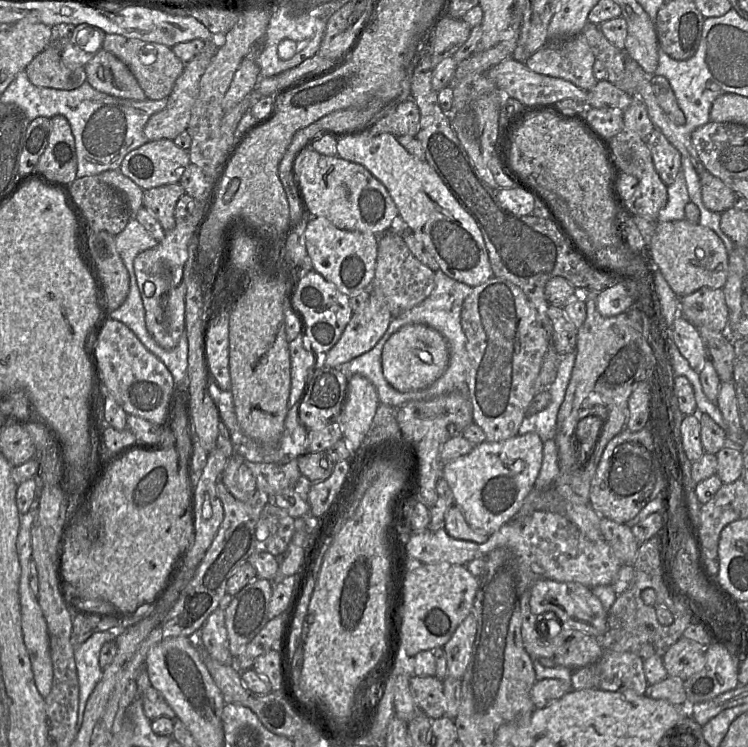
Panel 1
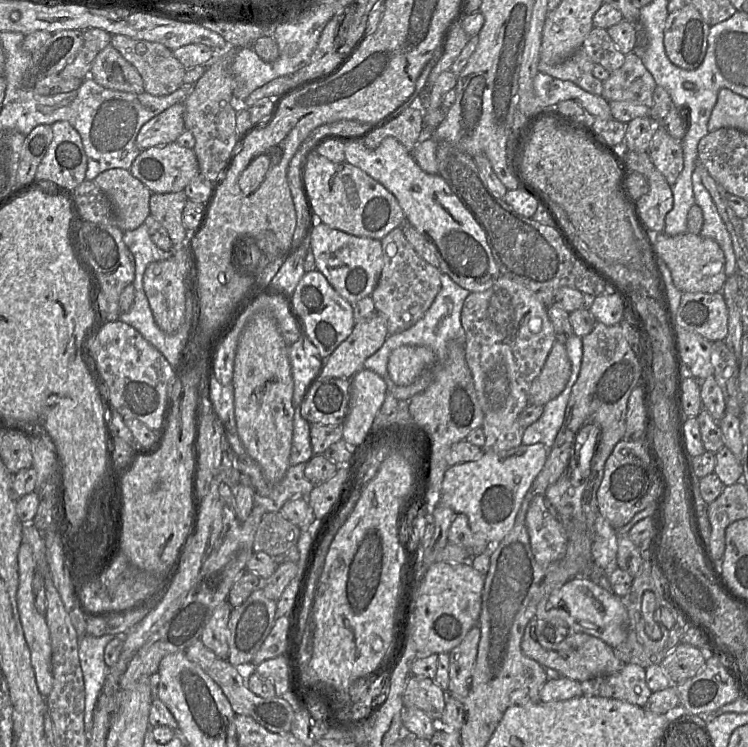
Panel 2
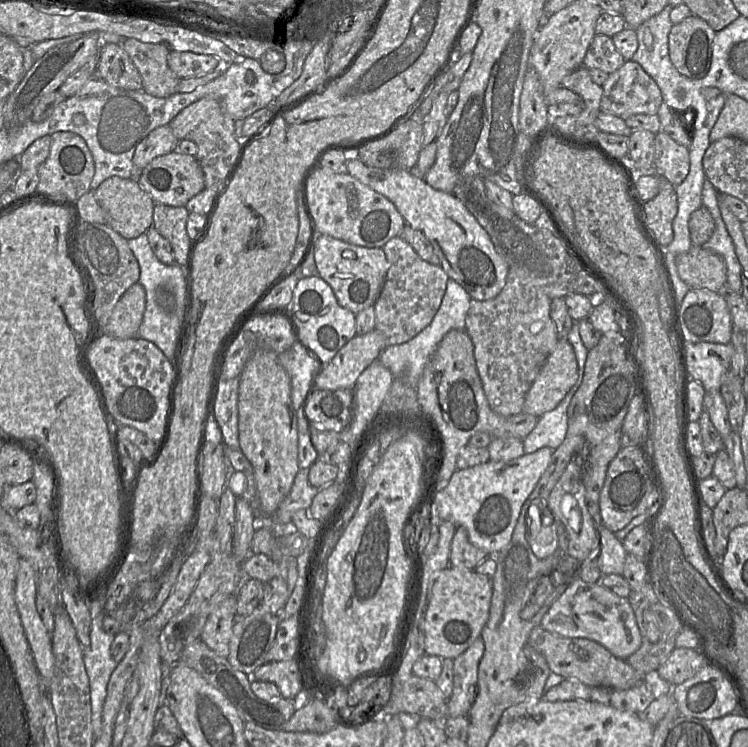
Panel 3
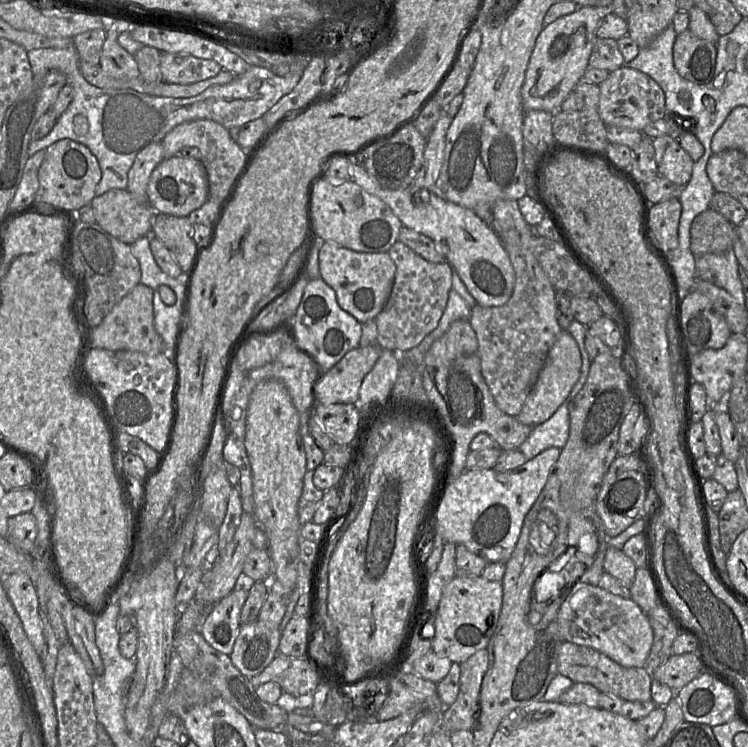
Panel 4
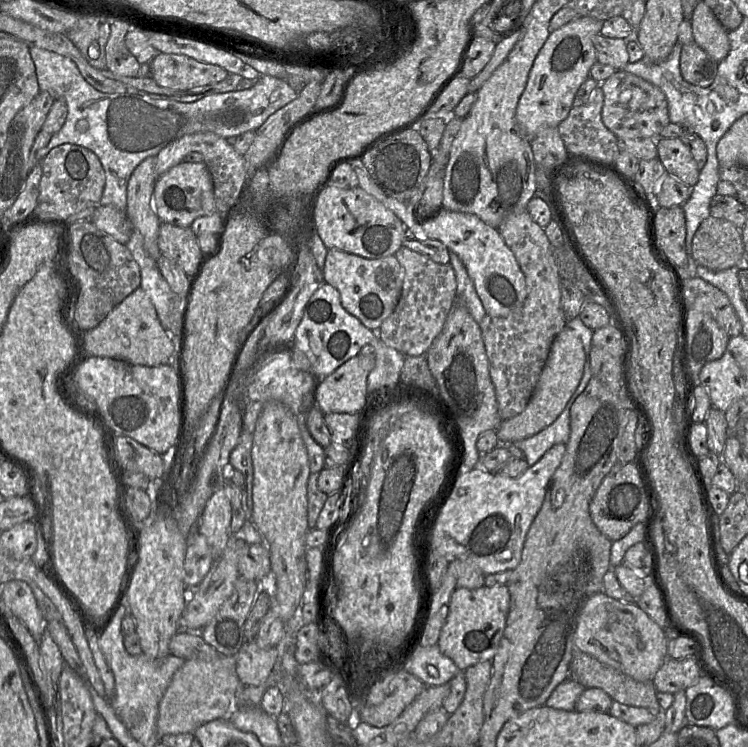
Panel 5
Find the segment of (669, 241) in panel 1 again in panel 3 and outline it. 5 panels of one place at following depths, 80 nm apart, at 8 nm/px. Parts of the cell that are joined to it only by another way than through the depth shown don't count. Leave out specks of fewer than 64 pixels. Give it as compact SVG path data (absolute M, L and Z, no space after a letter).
M692 246L675 257L678 275L690 289L708 289L721 293L726 288L726 266L723 259L702 246Z

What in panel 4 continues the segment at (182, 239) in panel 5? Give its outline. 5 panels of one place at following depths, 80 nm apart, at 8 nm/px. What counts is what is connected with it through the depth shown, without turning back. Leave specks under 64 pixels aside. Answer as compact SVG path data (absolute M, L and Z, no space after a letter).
M155 213L151 236L158 238L171 251L183 272L189 272L199 247L193 240L193 224L189 217Z

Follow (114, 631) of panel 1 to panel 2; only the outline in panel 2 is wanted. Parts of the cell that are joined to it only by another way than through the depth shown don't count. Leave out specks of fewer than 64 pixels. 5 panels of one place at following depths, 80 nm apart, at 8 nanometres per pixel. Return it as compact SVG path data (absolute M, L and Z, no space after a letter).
M110 633L99 637L80 637L78 654L84 680L84 722L87 731L92 729L93 710L110 669L104 661L104 649L116 635Z

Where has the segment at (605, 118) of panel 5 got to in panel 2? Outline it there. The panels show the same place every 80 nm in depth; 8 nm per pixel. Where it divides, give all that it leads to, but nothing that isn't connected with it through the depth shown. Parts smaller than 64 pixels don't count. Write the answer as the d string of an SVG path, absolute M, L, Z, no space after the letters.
M631 52L625 55L621 68L603 82L602 97L608 102L629 101L652 108L657 84L640 57Z

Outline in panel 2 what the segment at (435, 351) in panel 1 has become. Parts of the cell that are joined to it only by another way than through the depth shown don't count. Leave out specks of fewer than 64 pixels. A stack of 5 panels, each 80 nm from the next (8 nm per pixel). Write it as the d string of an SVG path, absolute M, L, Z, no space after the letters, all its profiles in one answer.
M403 345L391 352L387 370L396 385L407 386L416 381L435 361L434 352L428 347Z

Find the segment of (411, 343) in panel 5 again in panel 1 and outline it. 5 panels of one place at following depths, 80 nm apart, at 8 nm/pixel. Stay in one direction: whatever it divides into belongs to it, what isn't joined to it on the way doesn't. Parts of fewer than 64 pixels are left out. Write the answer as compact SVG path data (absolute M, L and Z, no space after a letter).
M388 230L385 234L378 235L375 276L369 293L374 294L387 305L393 318L425 300L434 287L434 271L412 254L399 232Z

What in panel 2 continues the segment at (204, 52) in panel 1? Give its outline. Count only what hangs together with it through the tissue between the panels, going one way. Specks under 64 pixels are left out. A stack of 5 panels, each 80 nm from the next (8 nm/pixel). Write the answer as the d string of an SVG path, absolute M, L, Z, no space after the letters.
M184 102L176 103L145 123L136 138L139 151L176 142L186 130L184 112Z

